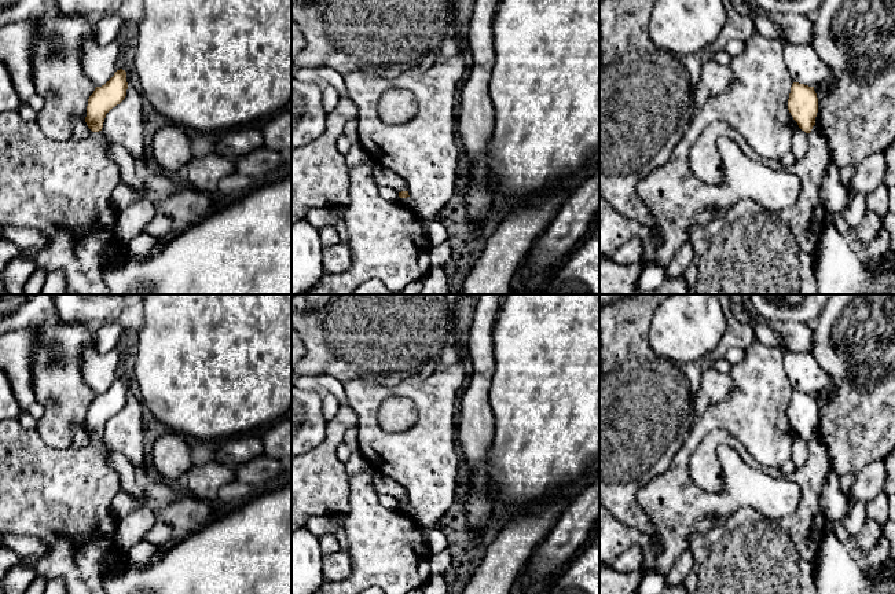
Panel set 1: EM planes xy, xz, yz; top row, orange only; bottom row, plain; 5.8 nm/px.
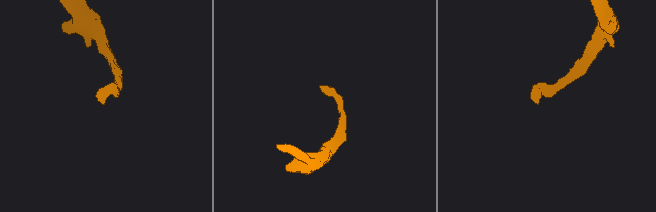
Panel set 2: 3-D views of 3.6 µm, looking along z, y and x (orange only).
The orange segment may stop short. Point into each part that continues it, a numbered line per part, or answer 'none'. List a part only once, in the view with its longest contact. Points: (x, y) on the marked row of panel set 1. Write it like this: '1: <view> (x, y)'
none

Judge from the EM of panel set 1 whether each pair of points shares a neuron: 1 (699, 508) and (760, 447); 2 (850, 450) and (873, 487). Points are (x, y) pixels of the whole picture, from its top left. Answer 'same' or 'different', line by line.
1: same
2: different

